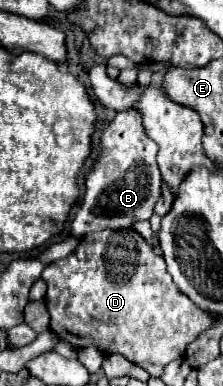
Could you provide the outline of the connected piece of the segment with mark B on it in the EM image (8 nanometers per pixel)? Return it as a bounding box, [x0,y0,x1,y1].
[72,108,160,236]

